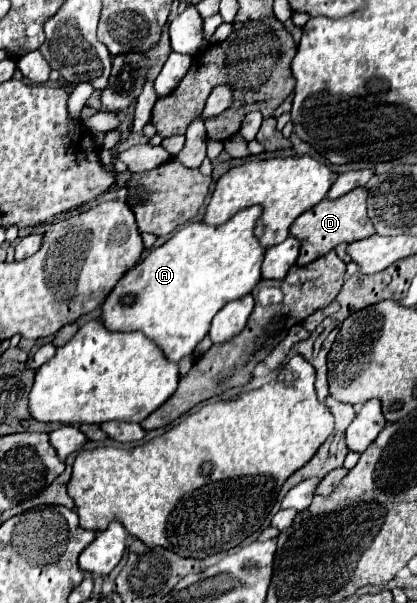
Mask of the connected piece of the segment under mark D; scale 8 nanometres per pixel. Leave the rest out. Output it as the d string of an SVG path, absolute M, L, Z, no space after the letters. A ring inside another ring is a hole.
M356 188L336 200L324 198L320 204L316 204L314 208L310 208L302 216L298 216L294 220L294 224L290 226L290 236L300 240L300 256L298 256L296 264L306 266L312 260L328 254L330 250L334 250L342 242L350 244L350 242L372 236L374 226L372 226L370 218L366 216L366 198L368 198L368 192L364 188Z

